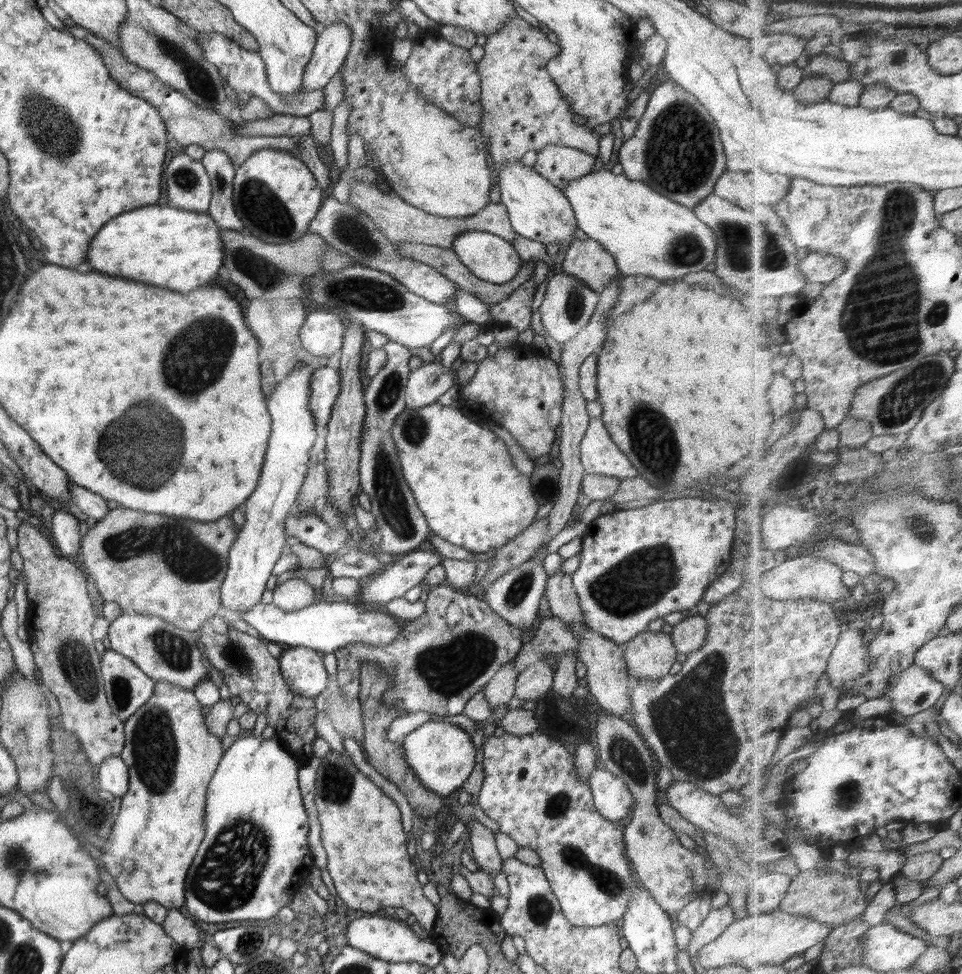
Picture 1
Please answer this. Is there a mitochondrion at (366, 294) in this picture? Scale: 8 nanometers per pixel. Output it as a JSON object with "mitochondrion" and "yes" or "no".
{"mitochondrion":"yes"}

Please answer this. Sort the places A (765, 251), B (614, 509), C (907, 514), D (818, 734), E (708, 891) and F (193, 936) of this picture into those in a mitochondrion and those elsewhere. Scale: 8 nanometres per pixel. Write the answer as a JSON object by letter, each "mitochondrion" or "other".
{"A":"mitochondrion","B":"other","C":"mitochondrion","D":"other","E":"other","F":"other"}

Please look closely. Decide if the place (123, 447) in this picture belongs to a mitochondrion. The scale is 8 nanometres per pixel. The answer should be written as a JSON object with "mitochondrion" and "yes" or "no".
{"mitochondrion":"yes"}

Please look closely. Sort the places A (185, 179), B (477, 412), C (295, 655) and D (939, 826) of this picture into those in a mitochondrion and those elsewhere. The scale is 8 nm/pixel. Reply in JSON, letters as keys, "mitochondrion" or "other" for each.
{"A":"mitochondrion","B":"other","C":"other","D":"other"}

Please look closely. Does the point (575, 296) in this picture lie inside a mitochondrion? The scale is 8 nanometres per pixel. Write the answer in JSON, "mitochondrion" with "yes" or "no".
{"mitochondrion":"yes"}

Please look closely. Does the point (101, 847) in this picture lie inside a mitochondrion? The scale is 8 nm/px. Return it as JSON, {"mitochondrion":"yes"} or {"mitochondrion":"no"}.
{"mitochondrion":"no"}

